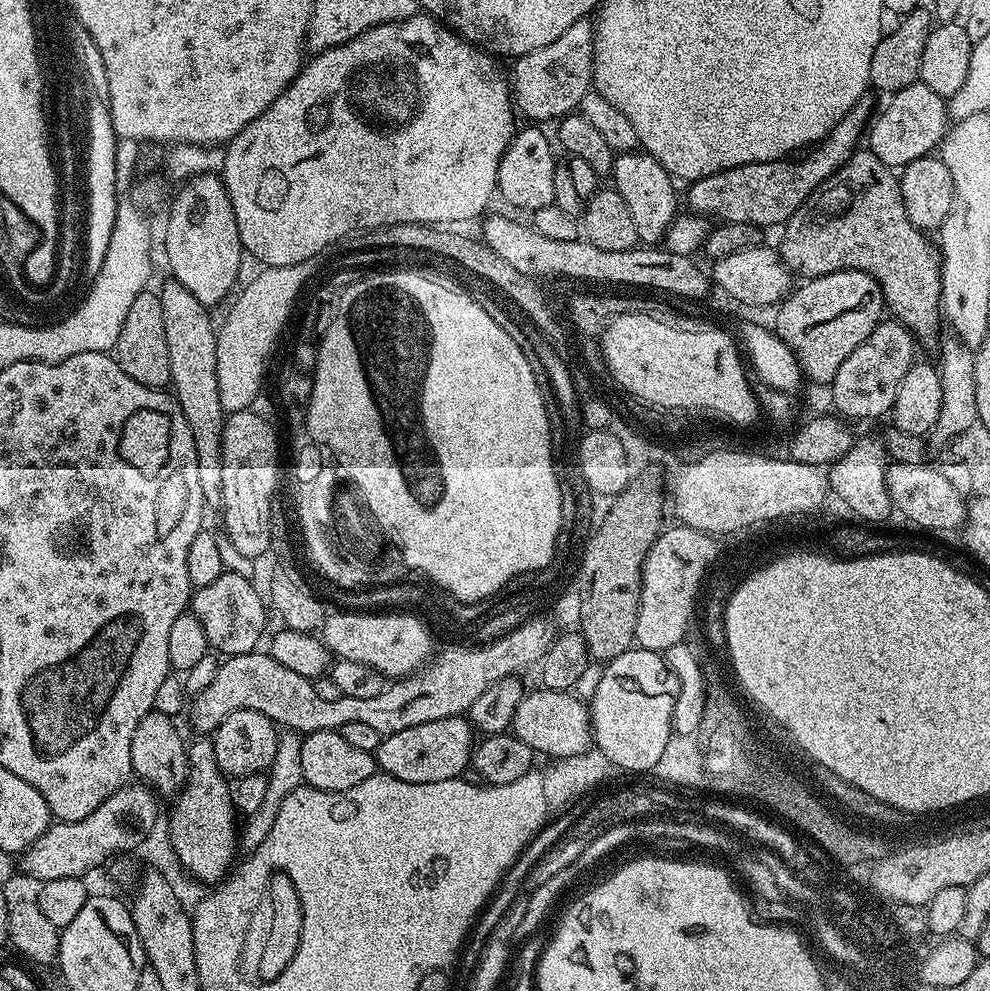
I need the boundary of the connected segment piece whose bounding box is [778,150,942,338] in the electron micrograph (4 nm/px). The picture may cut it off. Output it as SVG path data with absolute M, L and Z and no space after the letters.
M857 150L844 165L842 165L831 178L824 183L824 187L816 189L810 194L810 198L806 198L806 202L797 212L792 215L788 223L783 225L782 232L784 237L778 243L778 251L780 259L784 261L784 267L789 273L800 275L800 278L811 278L814 276L825 276L831 272L841 272L842 270L858 270L870 274L874 280L878 282L878 286L884 295L884 302L889 313L893 312L895 319L903 324L913 337L932 336L936 332L936 327L942 324L942 309L940 306L940 277L942 275L942 262L938 257L937 249L927 240L925 233L921 229L914 226L914 222L910 222L910 218L906 214L906 206L902 202L902 190L897 173L893 169L886 167L873 152L867 150Z

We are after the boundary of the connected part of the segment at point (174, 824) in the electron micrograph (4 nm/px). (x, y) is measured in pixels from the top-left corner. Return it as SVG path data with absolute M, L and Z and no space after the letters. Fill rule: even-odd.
M211 743L191 746L187 780L175 800L168 820L173 848L189 876L205 885L215 885L233 867L232 855L238 852L238 809L229 777L221 772Z

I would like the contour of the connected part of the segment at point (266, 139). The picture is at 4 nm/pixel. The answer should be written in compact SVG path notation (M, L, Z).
M427 14L379 24L350 42L315 53L292 79L291 86L265 112L258 114L254 122L243 128L224 152L222 179L236 215L243 251L269 268L294 266L316 258L323 248L330 247L343 236L351 237L360 228L384 228L398 224L456 226L459 220L474 219L487 206L488 199L497 195L498 166L508 143L518 131L510 80L505 70L503 72L496 64L499 64L497 57L475 44L469 44L459 32L453 32L436 17Z

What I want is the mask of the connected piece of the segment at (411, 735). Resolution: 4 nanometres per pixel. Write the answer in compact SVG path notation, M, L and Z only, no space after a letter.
M464 716L438 718L438 722L422 722L422 726L410 726L410 730L398 730L398 734L383 737L374 753L379 771L402 782L425 784L446 782L463 777L464 767L469 767L474 751L474 729Z

